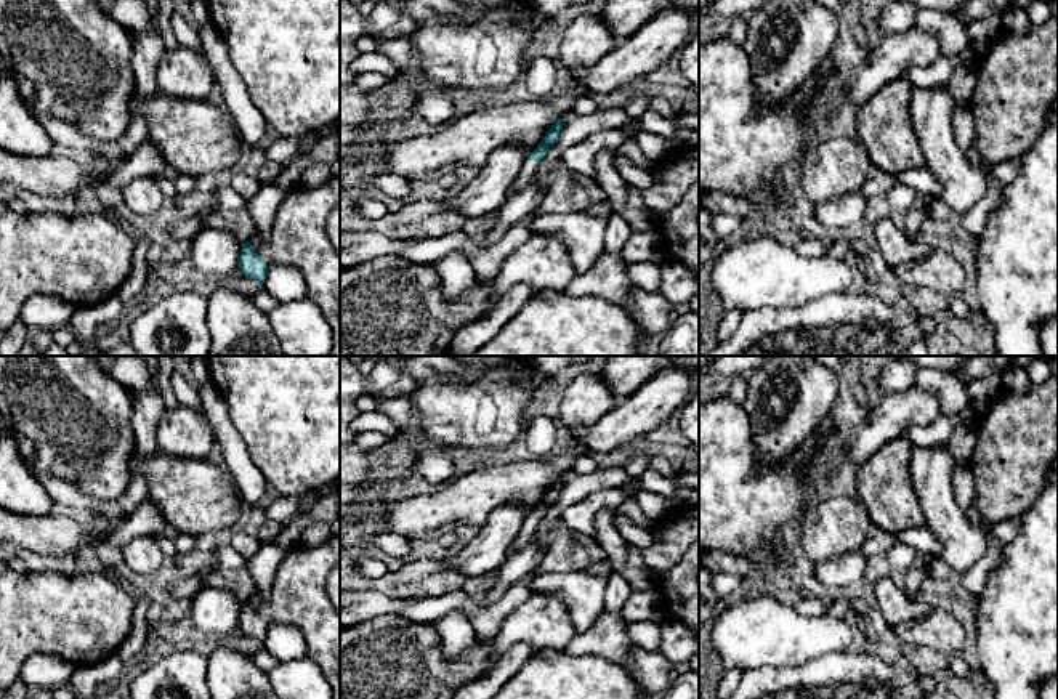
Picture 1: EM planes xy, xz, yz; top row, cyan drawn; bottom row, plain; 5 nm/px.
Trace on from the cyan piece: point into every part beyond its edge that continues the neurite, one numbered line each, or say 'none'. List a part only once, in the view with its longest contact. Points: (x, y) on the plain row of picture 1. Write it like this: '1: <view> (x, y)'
1: xz (528, 529)

